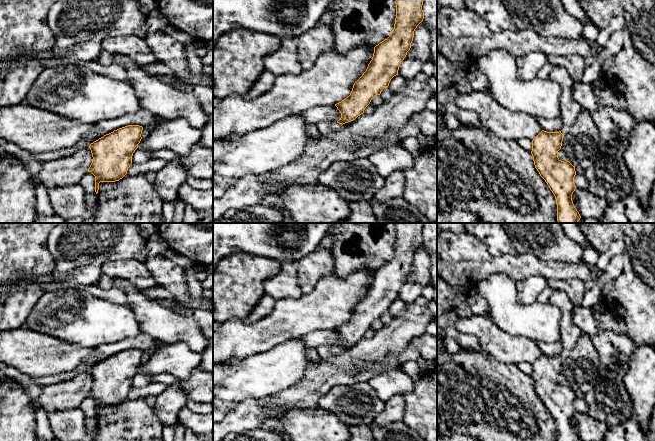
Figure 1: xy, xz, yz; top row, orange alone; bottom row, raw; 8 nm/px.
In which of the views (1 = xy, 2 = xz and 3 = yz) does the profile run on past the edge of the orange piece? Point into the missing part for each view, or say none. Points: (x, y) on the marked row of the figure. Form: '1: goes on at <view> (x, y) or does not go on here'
1: does not go on here
2: goes on at xz (324, 127)
3: goes on at yz (570, 108)

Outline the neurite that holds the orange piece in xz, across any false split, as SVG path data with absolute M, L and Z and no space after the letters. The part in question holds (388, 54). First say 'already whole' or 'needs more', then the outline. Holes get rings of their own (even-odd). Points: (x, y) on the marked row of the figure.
needs more; M424 0L395 1L396 18L391 35L374 47L372 60L363 75L354 83L350 95L335 104L341 113L341 118L337 122L319 122L316 124L321 134L328 134L340 130L345 123L351 122L359 115L363 114L371 100L376 95L380 95L381 91L389 86L391 79L398 75L399 66L411 48L414 31L424 19L424 12L422 10L423 1Z

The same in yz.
needs more; M554 66L549 79L558 83L562 89L560 98L562 129L559 132L542 130L532 140L533 161L540 176L545 180L555 196L557 221L559 223L578 223L581 216L572 201L576 189L575 166L569 161L561 161L558 151L561 149L563 136L576 121L582 106L573 98L572 88L575 81L564 67Z

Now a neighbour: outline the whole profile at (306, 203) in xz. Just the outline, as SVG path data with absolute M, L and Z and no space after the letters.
M319 183L286 185L279 198L296 223L338 223L350 214L349 201Z

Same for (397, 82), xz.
M396 75L394 76L390 83L389 83L389 88L393 91L393 92L396 92L398 91L399 89L401 89L403 86L404 86L404 83L405 83L405 79L402 78L401 76L399 75Z

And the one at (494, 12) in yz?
M464 0L464 4L482 17L494 32L518 30L502 0Z

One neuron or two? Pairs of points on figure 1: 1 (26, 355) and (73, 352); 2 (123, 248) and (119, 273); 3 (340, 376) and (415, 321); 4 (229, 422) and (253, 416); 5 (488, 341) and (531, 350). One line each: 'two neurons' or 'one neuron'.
1: one neuron
2: two neurons
3: one neuron
4: one neuron
5: one neuron

